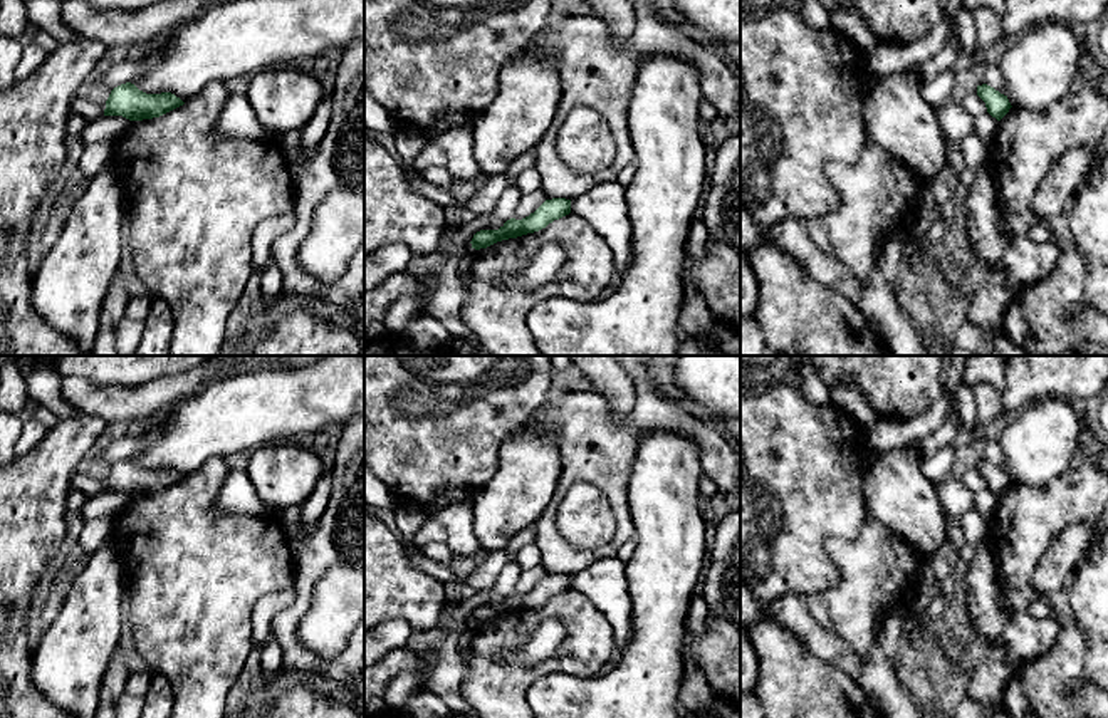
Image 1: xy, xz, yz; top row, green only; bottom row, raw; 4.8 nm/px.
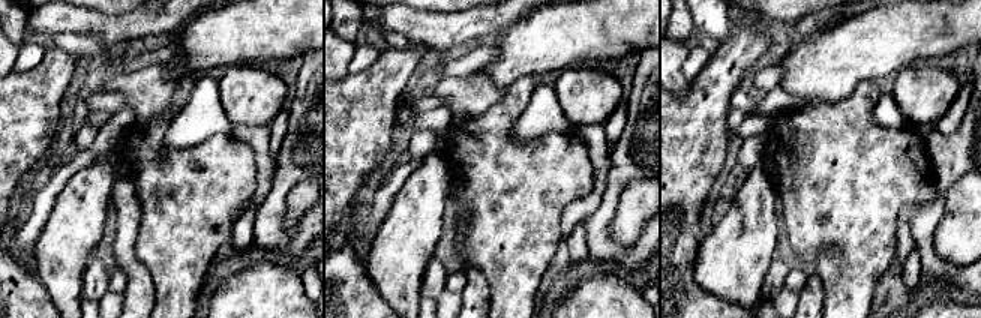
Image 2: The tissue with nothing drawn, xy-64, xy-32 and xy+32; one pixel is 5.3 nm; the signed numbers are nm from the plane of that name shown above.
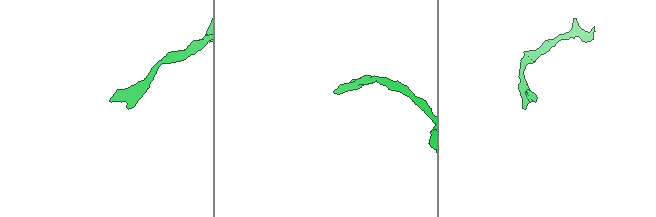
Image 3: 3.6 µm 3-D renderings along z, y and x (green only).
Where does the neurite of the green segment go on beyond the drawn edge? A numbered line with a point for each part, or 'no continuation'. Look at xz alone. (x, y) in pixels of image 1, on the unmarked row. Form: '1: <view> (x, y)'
no continuation

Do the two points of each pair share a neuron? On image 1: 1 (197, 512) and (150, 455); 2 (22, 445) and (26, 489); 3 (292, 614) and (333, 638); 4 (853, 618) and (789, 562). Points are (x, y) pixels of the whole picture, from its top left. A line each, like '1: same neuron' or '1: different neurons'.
1: different neurons
2: different neurons
3: different neurons
4: different neurons

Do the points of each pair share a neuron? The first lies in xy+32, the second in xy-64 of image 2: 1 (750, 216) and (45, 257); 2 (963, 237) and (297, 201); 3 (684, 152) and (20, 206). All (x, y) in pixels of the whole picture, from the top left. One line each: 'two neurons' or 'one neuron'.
1: one neuron
2: one neuron
3: two neurons

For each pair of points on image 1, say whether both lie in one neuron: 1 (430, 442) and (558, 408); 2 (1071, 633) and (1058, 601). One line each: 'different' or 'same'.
1: different
2: same

